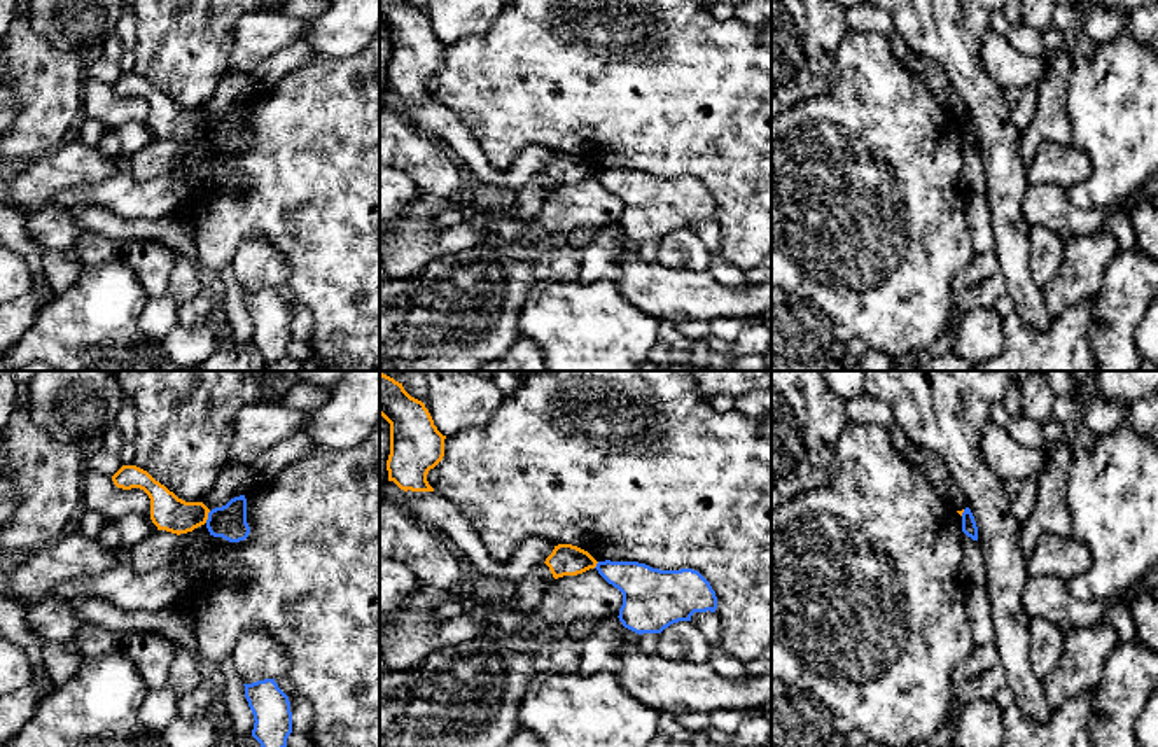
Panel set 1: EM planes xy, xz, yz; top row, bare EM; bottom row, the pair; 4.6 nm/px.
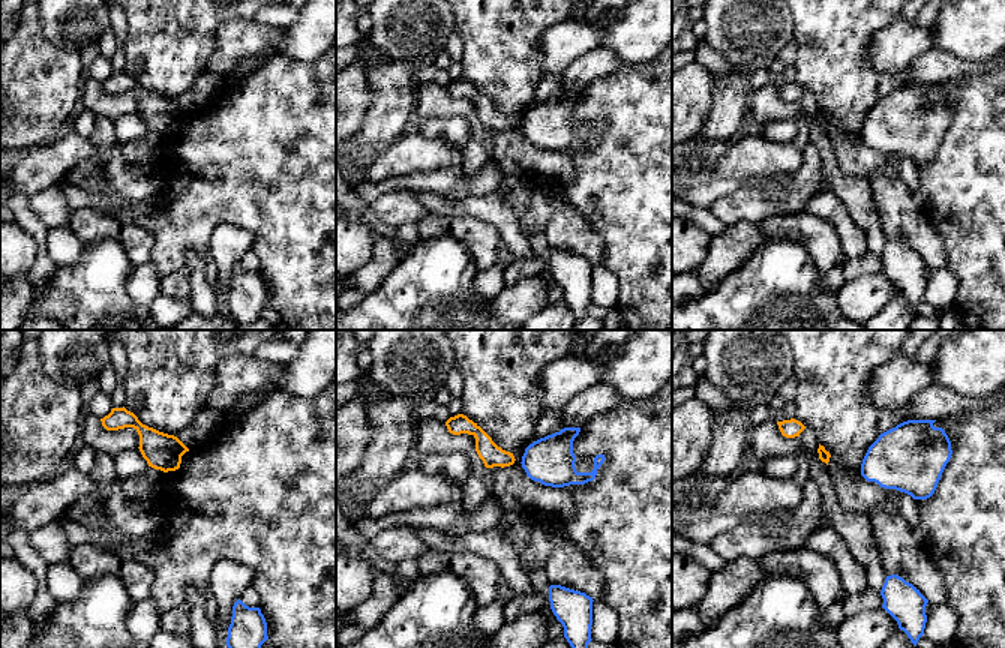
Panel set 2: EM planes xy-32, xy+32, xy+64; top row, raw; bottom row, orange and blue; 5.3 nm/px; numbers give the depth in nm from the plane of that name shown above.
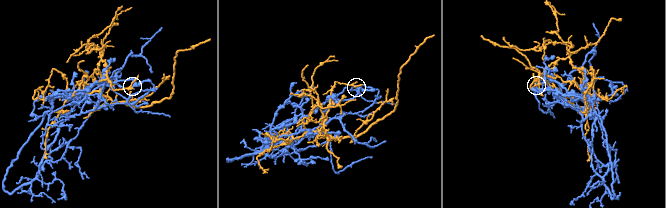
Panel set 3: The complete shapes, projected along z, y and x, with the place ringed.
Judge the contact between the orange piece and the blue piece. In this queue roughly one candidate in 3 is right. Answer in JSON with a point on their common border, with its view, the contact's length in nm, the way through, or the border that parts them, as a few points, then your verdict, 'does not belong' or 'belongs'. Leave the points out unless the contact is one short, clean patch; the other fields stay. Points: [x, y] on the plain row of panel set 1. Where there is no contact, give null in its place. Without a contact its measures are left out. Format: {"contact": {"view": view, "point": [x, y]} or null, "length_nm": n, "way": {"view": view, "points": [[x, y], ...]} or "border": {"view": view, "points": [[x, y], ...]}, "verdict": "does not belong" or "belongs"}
{"contact": {"view": "xy", "point": [207, 125]}, "length_nm": 60, "border": {"view": "xy", "points": [[210, 119], [205, 130]]}, "verdict": "does not belong"}

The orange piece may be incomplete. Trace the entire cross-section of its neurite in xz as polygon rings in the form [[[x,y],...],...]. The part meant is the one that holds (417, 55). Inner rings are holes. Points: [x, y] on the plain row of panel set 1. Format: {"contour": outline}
{"contour": [[[380,0],[380,23],[390,31],[388,89],[408,100],[434,100],[427,82],[444,65],[444,47],[425,12],[408,0]]]}

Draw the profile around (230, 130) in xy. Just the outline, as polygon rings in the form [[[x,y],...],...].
[[[245,103],[234,105],[226,114],[212,117],[208,121],[206,136],[210,143],[222,145],[229,150],[245,149],[250,142]]]

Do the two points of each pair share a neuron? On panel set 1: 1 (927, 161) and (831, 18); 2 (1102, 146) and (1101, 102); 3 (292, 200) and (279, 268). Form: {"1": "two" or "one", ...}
{"1": "two", "2": "one", "3": "two"}

